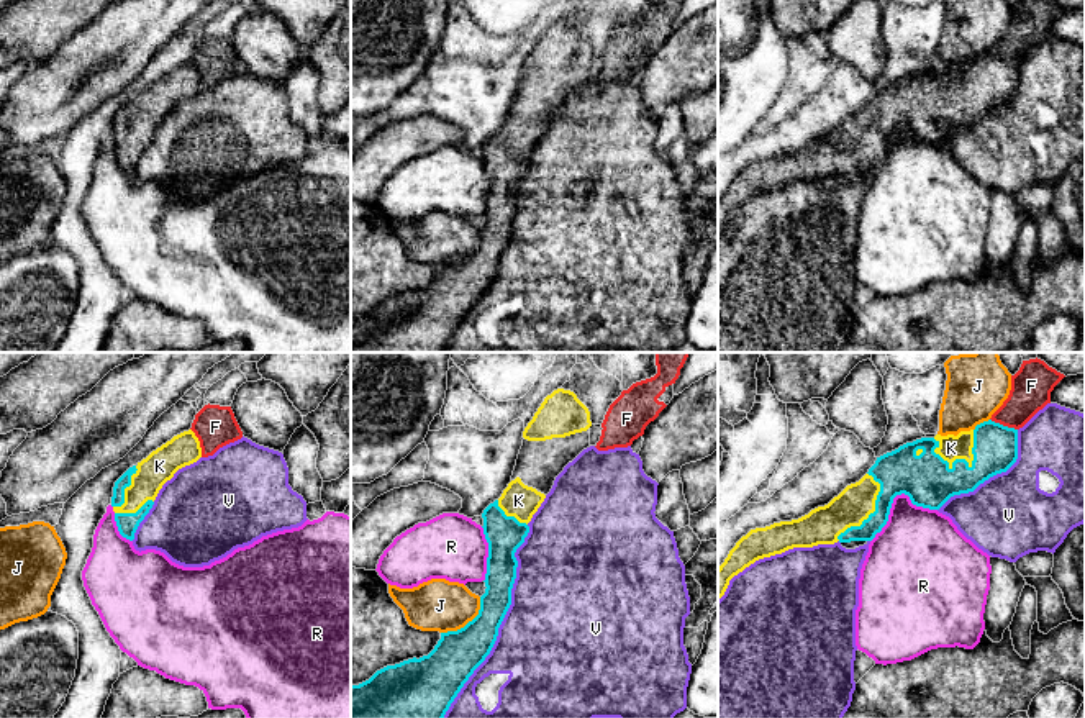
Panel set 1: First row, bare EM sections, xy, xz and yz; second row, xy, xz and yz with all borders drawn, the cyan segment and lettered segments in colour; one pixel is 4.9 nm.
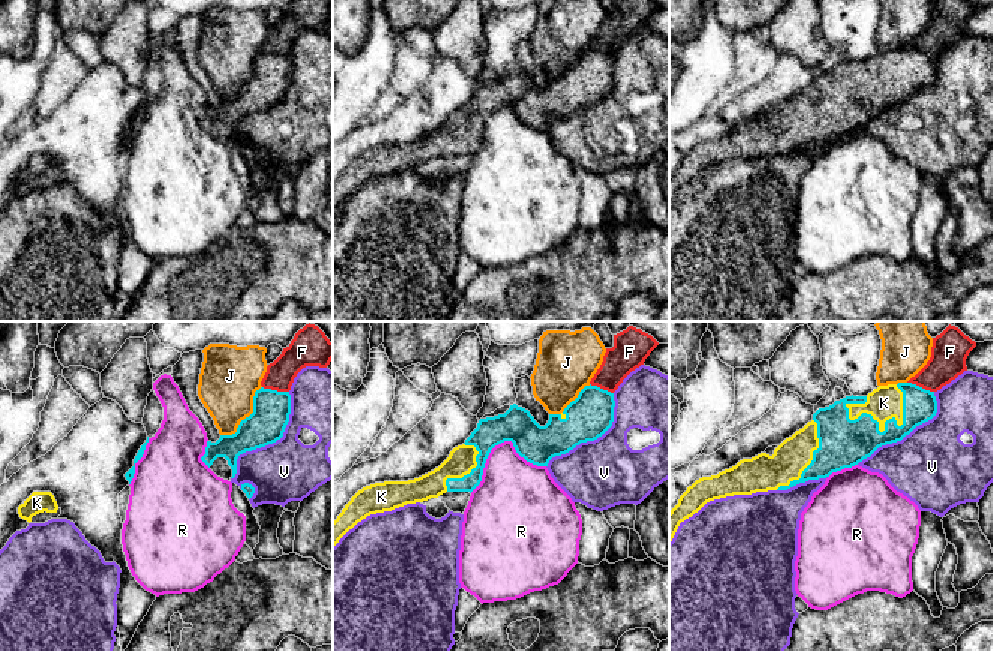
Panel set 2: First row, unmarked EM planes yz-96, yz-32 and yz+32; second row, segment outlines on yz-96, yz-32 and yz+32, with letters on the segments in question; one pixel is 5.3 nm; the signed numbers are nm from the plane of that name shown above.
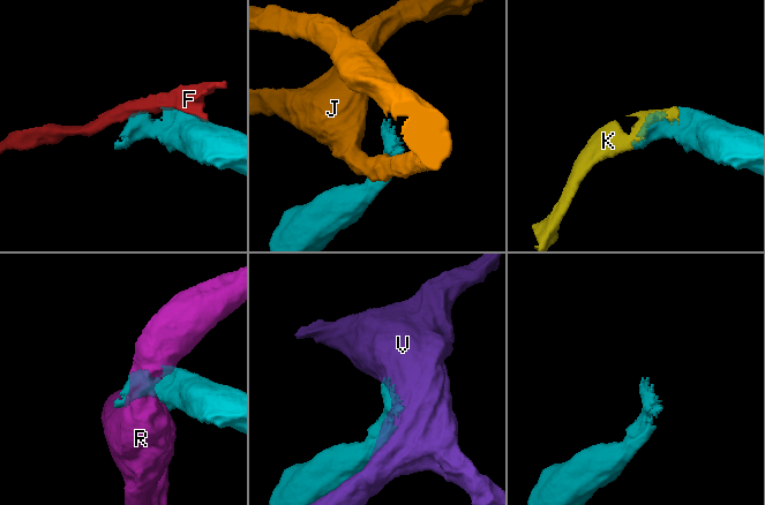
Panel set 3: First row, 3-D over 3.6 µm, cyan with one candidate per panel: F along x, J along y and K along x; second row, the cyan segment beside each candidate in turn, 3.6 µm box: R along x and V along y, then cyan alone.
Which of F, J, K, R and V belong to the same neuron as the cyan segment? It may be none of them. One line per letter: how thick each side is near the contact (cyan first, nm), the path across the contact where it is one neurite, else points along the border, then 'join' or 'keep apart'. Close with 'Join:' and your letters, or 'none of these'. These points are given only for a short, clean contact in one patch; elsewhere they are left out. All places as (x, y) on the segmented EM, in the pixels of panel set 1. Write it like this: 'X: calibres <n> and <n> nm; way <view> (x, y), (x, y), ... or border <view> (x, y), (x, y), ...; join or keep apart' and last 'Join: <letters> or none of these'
F: calibres 220 and 200 nm; keep apart
J: calibres 220 and 260 nm; keep apart
K: calibres 240 and 120 nm; join
R: calibres 240 and 340 nm; keep apart
V: calibres 220 and 500 nm; keep apart
Join: K

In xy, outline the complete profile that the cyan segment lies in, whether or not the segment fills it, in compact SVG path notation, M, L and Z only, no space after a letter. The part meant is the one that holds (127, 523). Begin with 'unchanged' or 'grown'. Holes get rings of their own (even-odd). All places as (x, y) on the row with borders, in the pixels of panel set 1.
grown | M192 429L174 436L146 459L129 467L113 487L111 507L123 538L133 541L134 533L154 505L162 485L174 474L202 457L200 441Z

